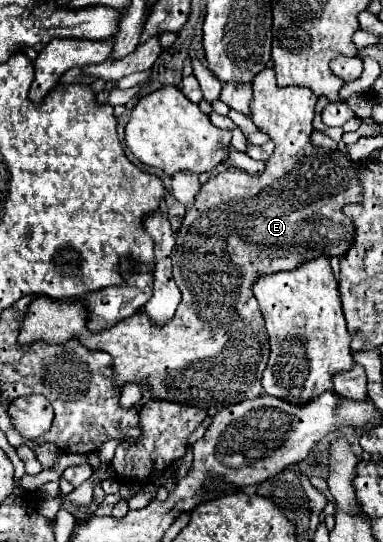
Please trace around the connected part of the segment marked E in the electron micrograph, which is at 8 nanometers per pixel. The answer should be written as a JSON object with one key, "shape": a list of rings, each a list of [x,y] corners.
{"shape":[[[265,69],[263,73],[259,73],[255,79],[253,79],[253,99],[251,99],[251,117],[253,117],[253,123],[271,137],[271,141],[275,143],[275,151],[273,155],[265,161],[265,171],[259,175],[259,177],[251,177],[247,175],[245,171],[239,171],[239,169],[225,169],[223,173],[219,175],[213,175],[209,177],[209,181],[199,189],[197,197],[195,197],[195,203],[193,207],[185,213],[183,217],[183,223],[177,231],[177,243],[173,247],[173,277],[175,277],[175,283],[179,285],[179,291],[183,295],[177,311],[175,311],[175,317],[163,325],[157,325],[153,323],[143,311],[137,311],[133,317],[127,317],[123,321],[119,321],[117,325],[109,327],[109,329],[103,329],[99,333],[91,333],[87,329],[87,309],[85,309],[85,301],[77,299],[77,301],[57,301],[57,299],[51,299],[47,295],[39,295],[35,297],[31,303],[29,303],[29,313],[25,315],[23,319],[23,325],[19,329],[19,337],[17,337],[17,343],[19,345],[31,345],[35,341],[45,341],[45,343],[67,343],[69,339],[77,337],[81,345],[87,345],[89,349],[97,349],[97,351],[105,351],[113,357],[113,381],[117,383],[117,387],[121,389],[123,385],[127,383],[137,383],[139,387],[149,387],[151,389],[151,397],[153,399],[163,399],[163,401],[175,401],[175,403],[183,403],[183,405],[193,405],[193,407],[203,407],[203,409],[209,409],[209,403],[211,405],[235,405],[235,403],[241,403],[245,399],[255,399],[259,395],[263,395],[263,387],[261,387],[261,373],[263,369],[267,367],[267,359],[269,359],[269,335],[265,331],[265,321],[263,321],[263,315],[259,311],[259,303],[251,291],[255,279],[259,275],[271,275],[271,273],[277,273],[277,271],[291,271],[295,267],[299,267],[299,263],[305,263],[305,261],[311,261],[311,259],[317,259],[319,255],[325,255],[325,257],[337,257],[341,259],[343,255],[347,255],[353,239],[355,239],[355,229],[353,229],[353,223],[351,219],[347,219],[347,215],[343,213],[343,207],[349,205],[349,203],[361,203],[363,201],[363,189],[359,187],[359,163],[357,161],[351,161],[349,155],[341,155],[339,151],[329,151],[329,149],[323,149],[323,147],[317,147],[311,143],[311,131],[313,131],[313,117],[315,117],[315,103],[317,103],[317,97],[311,89],[303,89],[303,87],[277,87],[275,83],[275,71],[273,69]]]}

